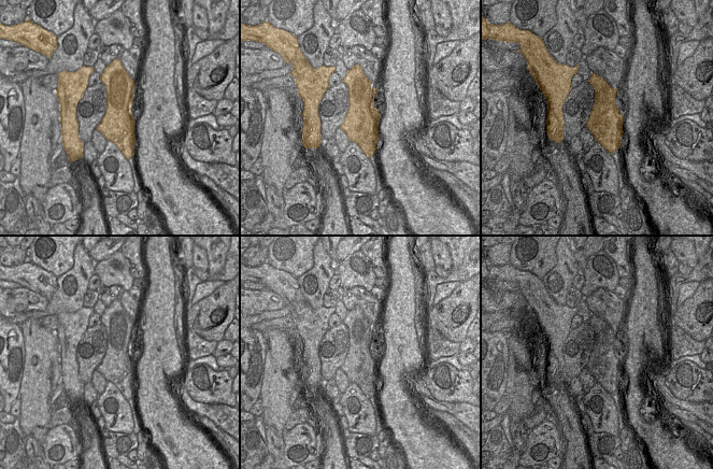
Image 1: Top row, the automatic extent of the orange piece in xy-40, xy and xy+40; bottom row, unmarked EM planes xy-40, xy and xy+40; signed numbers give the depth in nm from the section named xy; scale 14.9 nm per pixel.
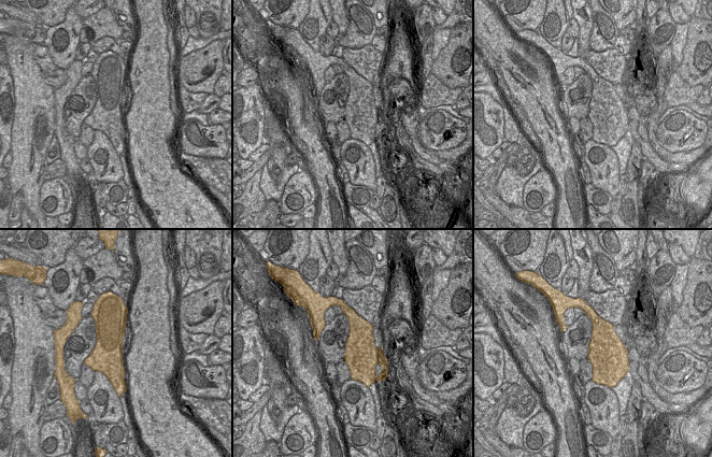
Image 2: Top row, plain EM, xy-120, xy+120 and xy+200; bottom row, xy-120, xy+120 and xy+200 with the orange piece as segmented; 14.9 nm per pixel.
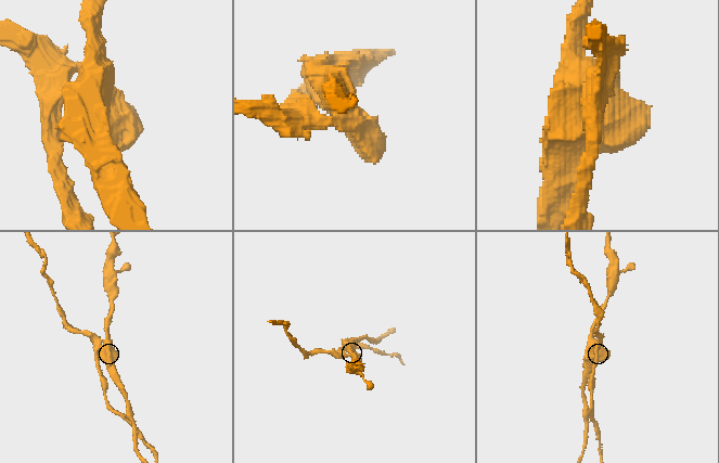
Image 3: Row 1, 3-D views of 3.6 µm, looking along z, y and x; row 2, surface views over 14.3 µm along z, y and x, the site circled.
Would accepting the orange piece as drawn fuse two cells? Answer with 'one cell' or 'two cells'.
two cells

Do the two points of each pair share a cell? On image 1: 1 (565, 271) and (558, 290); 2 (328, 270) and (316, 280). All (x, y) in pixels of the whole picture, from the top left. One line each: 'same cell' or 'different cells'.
1: same cell
2: same cell

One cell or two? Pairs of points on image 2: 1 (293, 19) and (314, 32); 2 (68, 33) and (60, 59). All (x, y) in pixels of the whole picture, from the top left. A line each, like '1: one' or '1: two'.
1: two
2: one

